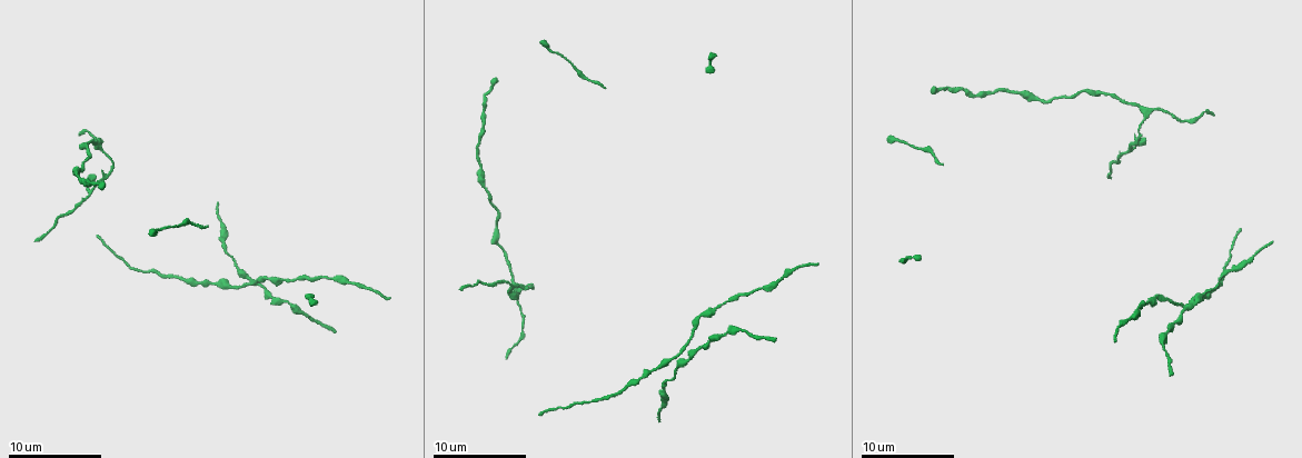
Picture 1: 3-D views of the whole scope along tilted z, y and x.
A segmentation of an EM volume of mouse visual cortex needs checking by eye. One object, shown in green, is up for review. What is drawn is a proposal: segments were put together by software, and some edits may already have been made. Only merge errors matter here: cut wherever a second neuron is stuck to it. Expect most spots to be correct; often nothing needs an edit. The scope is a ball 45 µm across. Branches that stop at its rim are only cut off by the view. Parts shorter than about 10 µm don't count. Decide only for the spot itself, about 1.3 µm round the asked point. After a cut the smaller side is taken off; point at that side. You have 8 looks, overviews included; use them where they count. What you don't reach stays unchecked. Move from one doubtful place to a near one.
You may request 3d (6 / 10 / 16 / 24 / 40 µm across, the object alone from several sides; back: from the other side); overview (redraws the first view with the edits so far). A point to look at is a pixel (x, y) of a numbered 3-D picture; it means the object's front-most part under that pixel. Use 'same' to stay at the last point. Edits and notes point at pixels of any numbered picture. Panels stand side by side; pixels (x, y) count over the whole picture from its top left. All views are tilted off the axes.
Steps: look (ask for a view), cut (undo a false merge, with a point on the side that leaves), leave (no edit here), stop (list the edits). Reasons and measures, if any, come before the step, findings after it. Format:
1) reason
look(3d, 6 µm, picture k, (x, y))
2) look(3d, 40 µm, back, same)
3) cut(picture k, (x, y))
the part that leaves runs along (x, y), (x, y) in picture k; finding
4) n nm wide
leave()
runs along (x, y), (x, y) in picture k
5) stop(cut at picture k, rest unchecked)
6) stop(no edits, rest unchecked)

look(3d, 16 µm, picture 1, (683, 348))

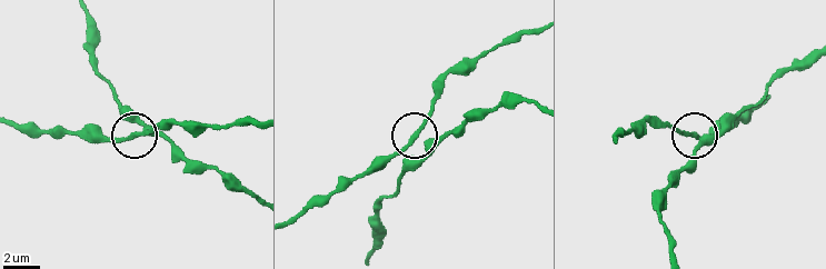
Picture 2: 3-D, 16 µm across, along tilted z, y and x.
leave()
runs along (295, 220), (384, 167), (414, 136), (426, 152), (421, 162) in picture 2; continuous, no second neuron

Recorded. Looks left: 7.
thick turns thin
look(3d, 6 µm, picture 1, (727, 300))

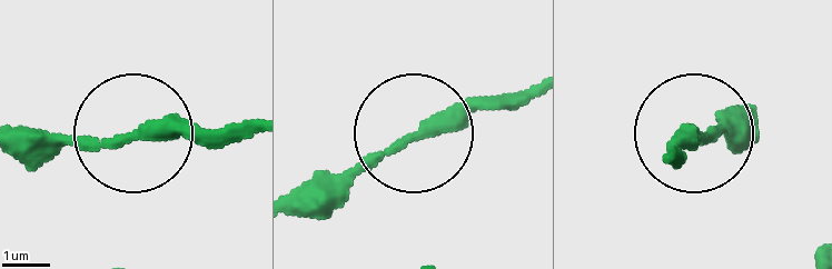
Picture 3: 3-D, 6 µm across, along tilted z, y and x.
leave()
runs along (17, 133), (80, 142), (144, 128), (249, 131) in picture 3; continuous, no second neuron

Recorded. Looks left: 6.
thick turns thin
look(3d, 16 µm, picture 1, (622, 387))

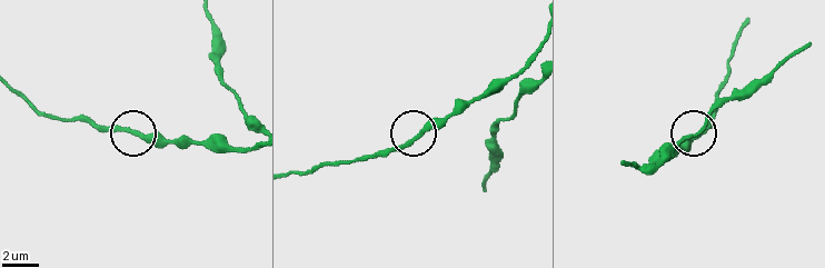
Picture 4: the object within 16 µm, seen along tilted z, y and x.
zoom in
look(3d, 6 µm, picture 4, (138, 136))

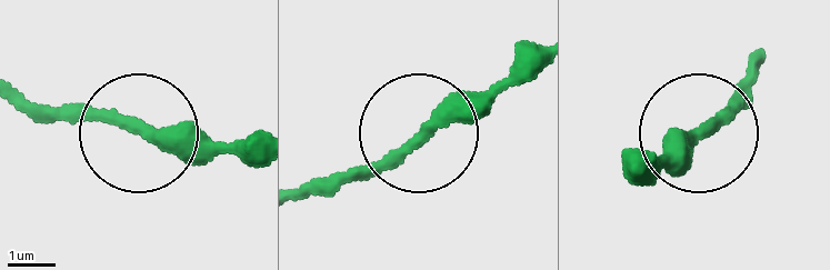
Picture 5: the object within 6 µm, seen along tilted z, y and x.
leave()
all the same neuron

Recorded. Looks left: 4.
three arms meet
look(3d, 16 µm, picture 1, (1144, 114))

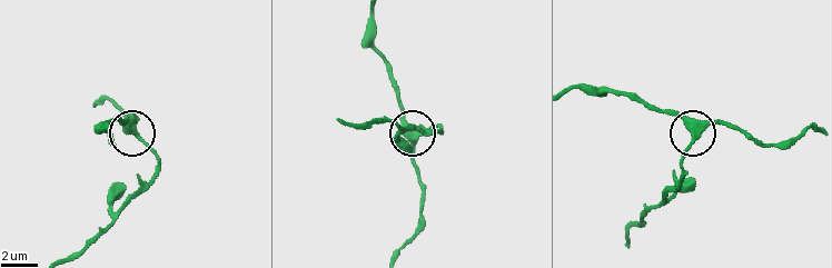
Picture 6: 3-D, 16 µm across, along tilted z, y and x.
look(3d, 6 µm, picture 6, (412, 134))

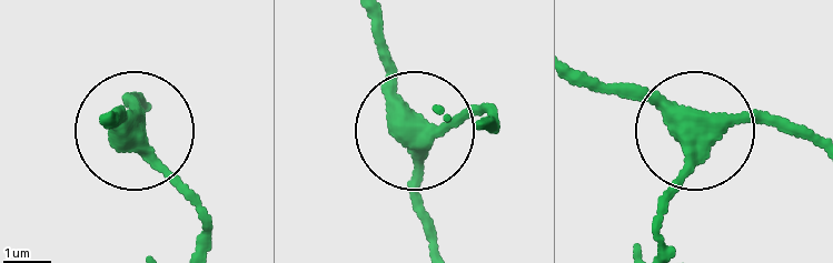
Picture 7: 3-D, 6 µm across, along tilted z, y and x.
3 arms
leave()
runs along (760, 121), (696, 134), (656, 232) in picture 7; continuous, no second neuron

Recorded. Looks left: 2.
stop(no edits, rest unchecked)

